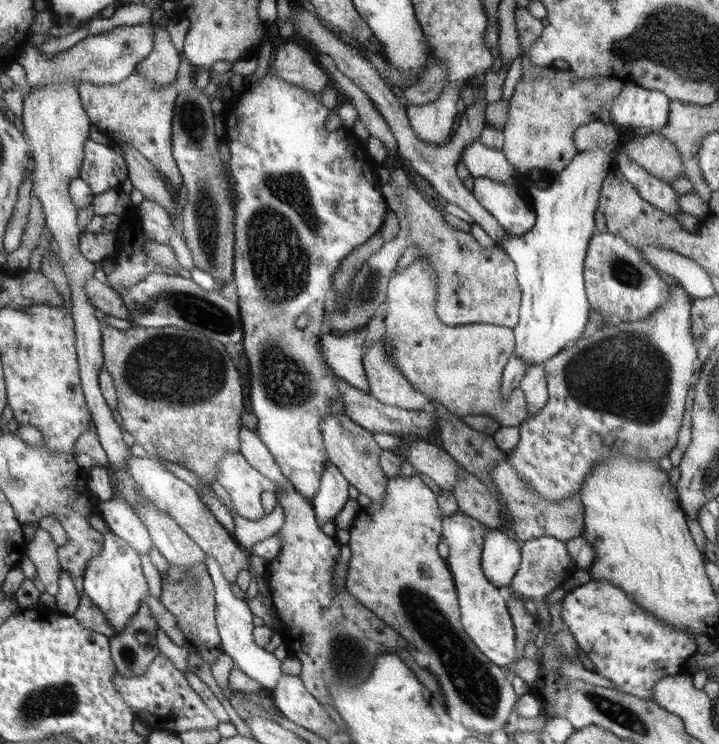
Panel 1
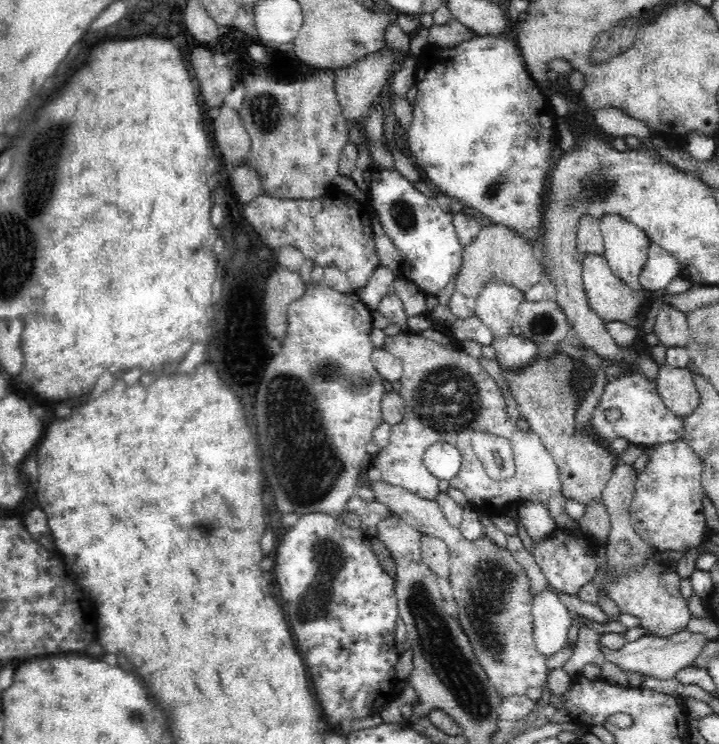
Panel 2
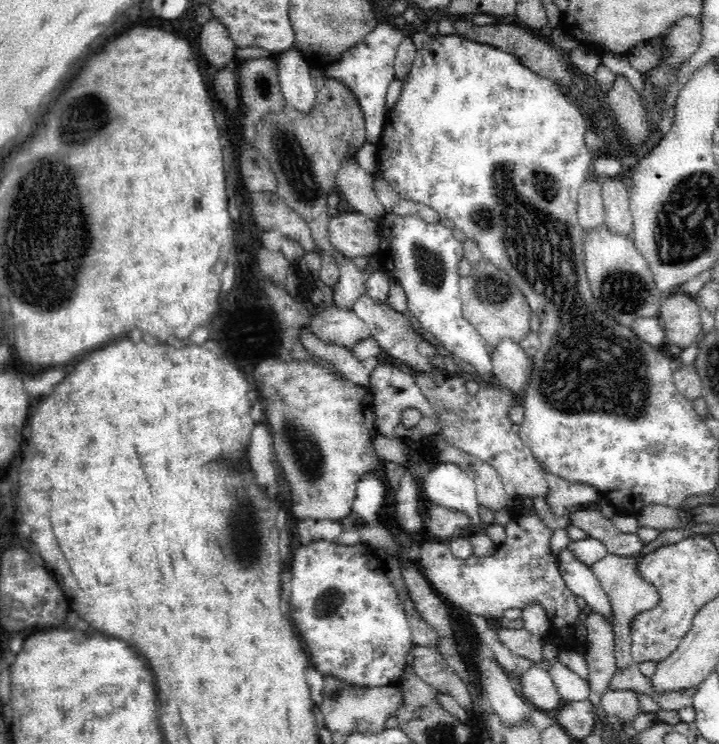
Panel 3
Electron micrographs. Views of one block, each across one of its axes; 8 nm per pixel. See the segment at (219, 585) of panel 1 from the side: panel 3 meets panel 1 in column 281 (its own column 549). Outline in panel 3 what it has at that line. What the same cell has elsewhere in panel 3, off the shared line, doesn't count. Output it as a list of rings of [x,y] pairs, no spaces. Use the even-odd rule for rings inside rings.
[[[552,662],[552,670],[548,670],[548,676],[558,688],[558,694],[566,698],[568,702],[586,702],[590,700],[590,682],[580,678],[578,674],[566,670],[562,664]]]

